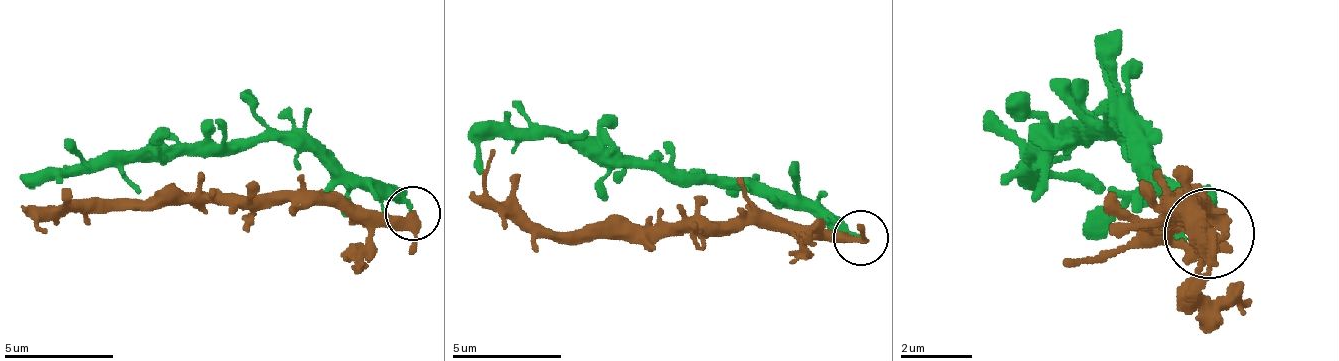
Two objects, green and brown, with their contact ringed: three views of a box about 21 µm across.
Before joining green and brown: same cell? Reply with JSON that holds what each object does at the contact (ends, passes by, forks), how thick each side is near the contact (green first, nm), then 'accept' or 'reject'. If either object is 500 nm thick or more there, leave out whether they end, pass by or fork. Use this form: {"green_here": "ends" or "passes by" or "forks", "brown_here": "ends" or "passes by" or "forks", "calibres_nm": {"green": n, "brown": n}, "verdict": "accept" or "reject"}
{"green_here": "ends", "brown_here": "passes by", "calibres_nm": {"green": 280, "brown": 360}, "verdict": "reject"}

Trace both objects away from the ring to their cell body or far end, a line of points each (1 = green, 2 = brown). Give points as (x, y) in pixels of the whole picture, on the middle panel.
1: (856, 234), (725, 179), (599, 168), (555, 135), (495, 135), (478, 146), (484, 173)
2: (862, 239), (763, 223), (527, 234), (484, 184), (495, 151)

